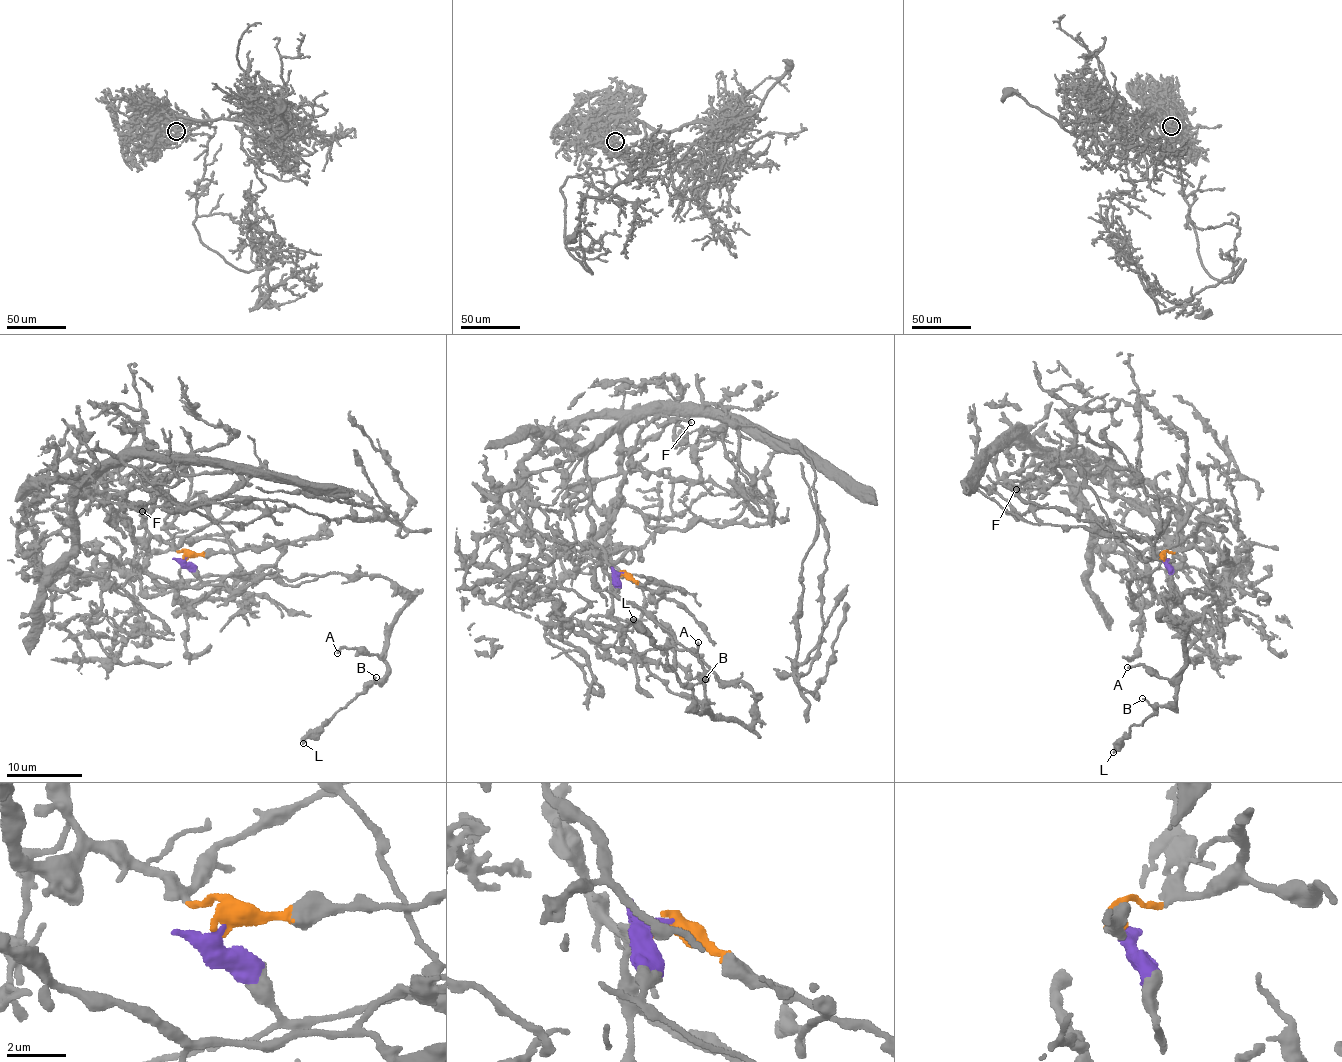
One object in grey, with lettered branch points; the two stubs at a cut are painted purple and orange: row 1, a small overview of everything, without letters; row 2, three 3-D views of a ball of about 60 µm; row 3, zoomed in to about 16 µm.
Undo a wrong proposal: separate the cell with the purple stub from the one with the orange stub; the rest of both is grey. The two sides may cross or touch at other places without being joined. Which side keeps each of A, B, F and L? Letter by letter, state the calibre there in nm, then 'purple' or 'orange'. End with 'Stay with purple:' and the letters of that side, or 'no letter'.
A: 180 nm | purple
B: 100 nm | purple
F: 180 nm | orange
L: 400 nm | purple
Stay with purple: A, B, L

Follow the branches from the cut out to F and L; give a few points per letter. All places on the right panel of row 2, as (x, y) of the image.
F: (1163, 557), (1175, 552), (1178, 536), (1166, 537), (1107, 475), (1054, 485), (1034, 478), (1016, 488)
L: (1163, 557), (1177, 597), (1162, 598), (1185, 635), (1176, 698), (1132, 725), (1112, 752)

